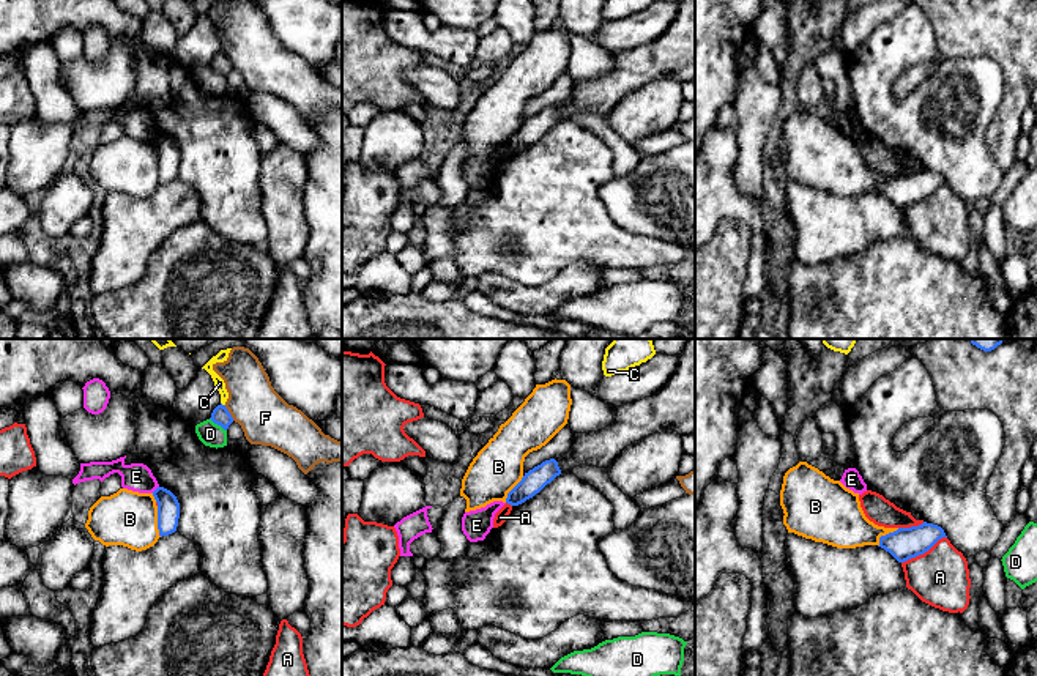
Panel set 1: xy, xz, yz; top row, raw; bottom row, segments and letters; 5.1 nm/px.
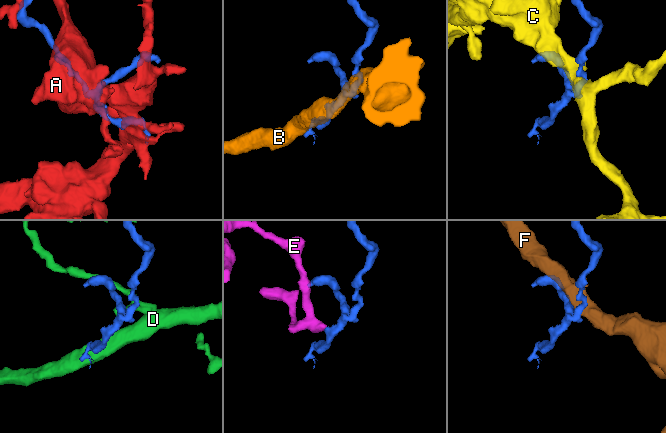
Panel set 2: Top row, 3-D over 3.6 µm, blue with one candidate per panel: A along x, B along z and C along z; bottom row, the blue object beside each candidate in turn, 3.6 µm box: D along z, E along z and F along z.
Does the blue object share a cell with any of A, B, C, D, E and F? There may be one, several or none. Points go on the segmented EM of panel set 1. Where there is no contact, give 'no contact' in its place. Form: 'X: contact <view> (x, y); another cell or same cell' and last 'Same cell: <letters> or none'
A: contact yz (924, 552); another cell
B: contact xy (158, 522); another cell
C: contact xy (221, 404); another cell
D: contact xy (218, 424); another cell
E: contact xy (156, 489); another cell
F: contact xy (229, 413); another cell
Same cell: none

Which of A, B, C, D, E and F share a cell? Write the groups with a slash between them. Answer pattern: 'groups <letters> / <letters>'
groups A / B / C / D / E / F

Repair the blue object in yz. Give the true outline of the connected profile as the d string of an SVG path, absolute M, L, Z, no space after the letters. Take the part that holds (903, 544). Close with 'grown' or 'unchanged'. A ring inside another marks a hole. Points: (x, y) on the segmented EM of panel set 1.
M924 522L919 526L898 528L894 533L879 537L879 545L889 552L898 563L928 552L939 539L947 537L938 525Z; unchanged

